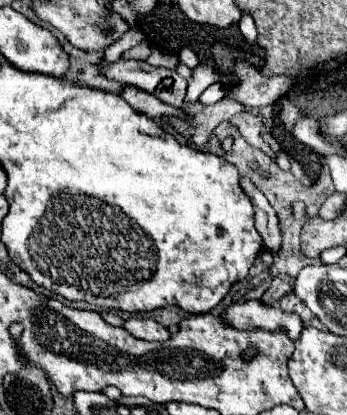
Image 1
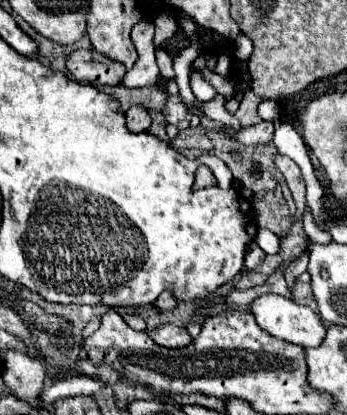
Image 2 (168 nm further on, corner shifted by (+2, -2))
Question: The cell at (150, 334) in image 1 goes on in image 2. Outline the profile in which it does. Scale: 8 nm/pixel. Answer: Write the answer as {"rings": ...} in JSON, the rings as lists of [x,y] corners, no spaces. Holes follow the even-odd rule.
{"rings":[[[166,324],[166,326],[160,326],[156,330],[148,330],[148,334],[152,336],[152,340],[156,344],[166,346],[166,348],[184,348],[184,346],[194,342],[186,328],[180,328],[174,324]]]}

